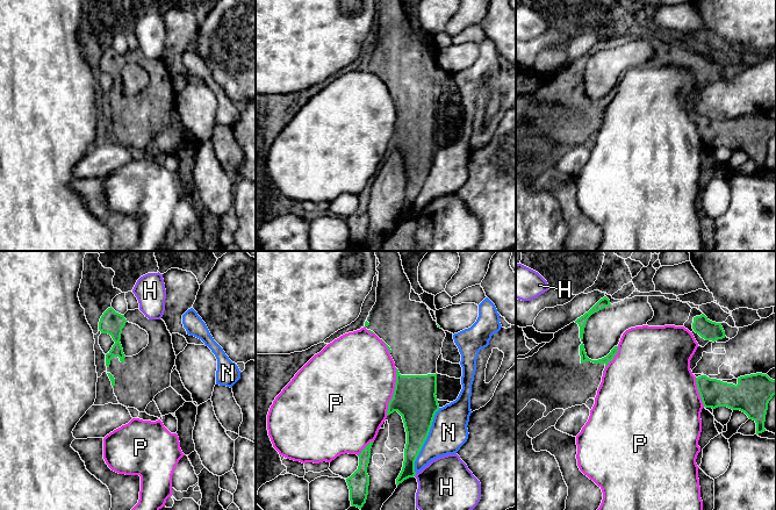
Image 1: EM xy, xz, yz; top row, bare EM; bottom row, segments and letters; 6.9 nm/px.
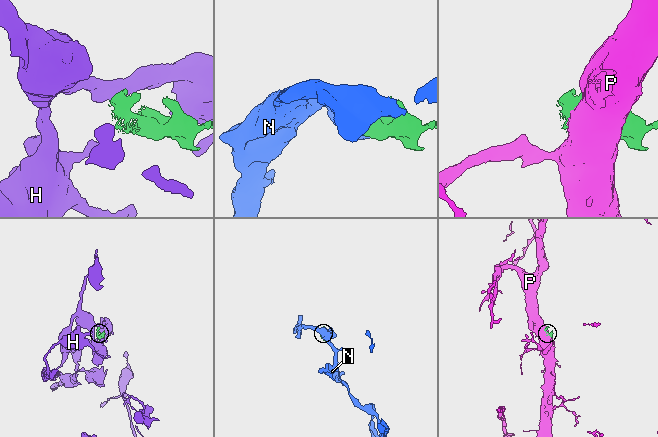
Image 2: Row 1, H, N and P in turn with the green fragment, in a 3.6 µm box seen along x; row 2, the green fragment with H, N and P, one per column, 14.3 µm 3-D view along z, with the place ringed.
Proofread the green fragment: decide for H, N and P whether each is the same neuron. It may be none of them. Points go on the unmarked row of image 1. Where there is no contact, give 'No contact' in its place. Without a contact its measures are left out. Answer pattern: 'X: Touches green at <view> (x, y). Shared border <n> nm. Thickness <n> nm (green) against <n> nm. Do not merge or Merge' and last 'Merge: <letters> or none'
H: Touches green at xz (415, 214). Shared border 30 nm. Thickness 130 nm (green) against 400 nm. Do not merge
N: Touches green at xz (425, 179). Shared border 480 nm. Thickness 280 nm (green) against 260 nm. Do not merge
P: Touches green at xz (394, 131). Shared border 340 nm. Thickness 300 nm (green) against 480 nm. Do not merge
Merge: none

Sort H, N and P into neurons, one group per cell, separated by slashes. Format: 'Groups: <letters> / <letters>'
Groups: H / N / P

